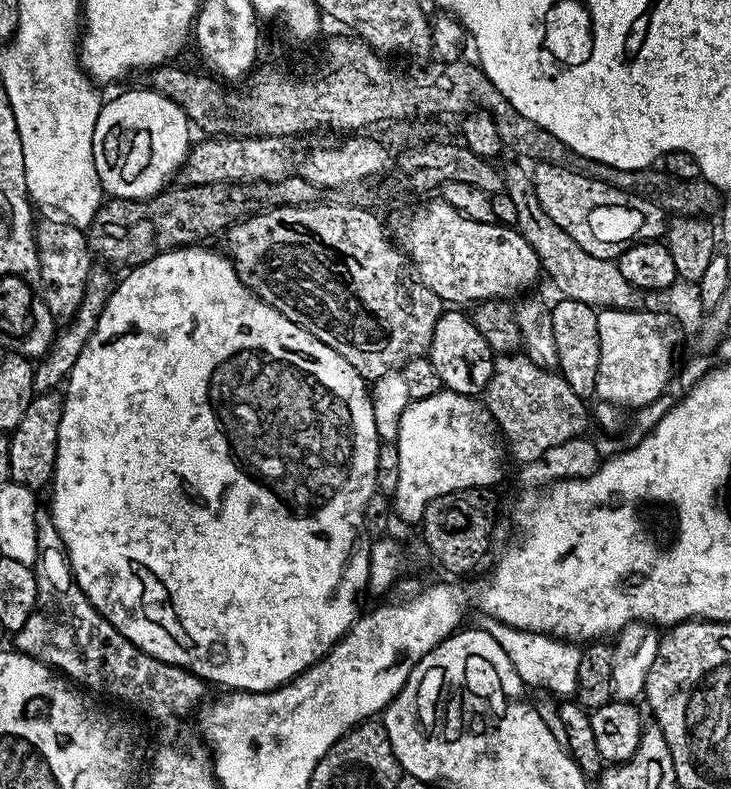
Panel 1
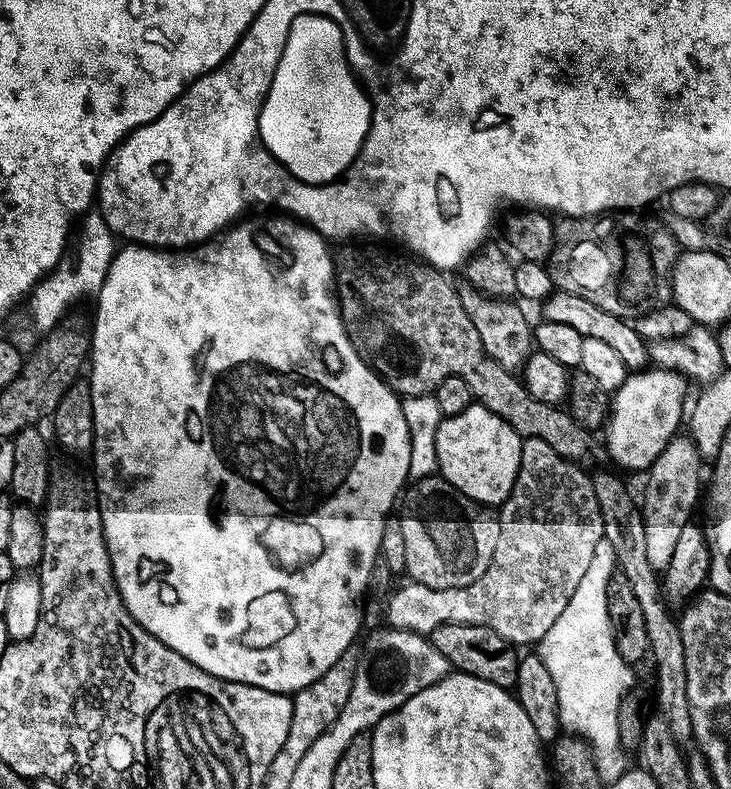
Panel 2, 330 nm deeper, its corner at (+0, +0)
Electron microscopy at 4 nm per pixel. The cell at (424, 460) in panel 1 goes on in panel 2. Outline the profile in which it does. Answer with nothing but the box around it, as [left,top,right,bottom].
[436,402,522,506]

